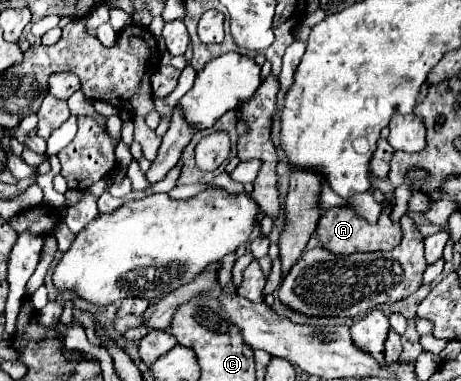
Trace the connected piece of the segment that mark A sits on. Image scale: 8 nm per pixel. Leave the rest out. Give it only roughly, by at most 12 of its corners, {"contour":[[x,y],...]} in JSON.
{"contour":[[350,205],[324,211],[322,247],[390,251],[402,241],[390,209],[370,225]]}

